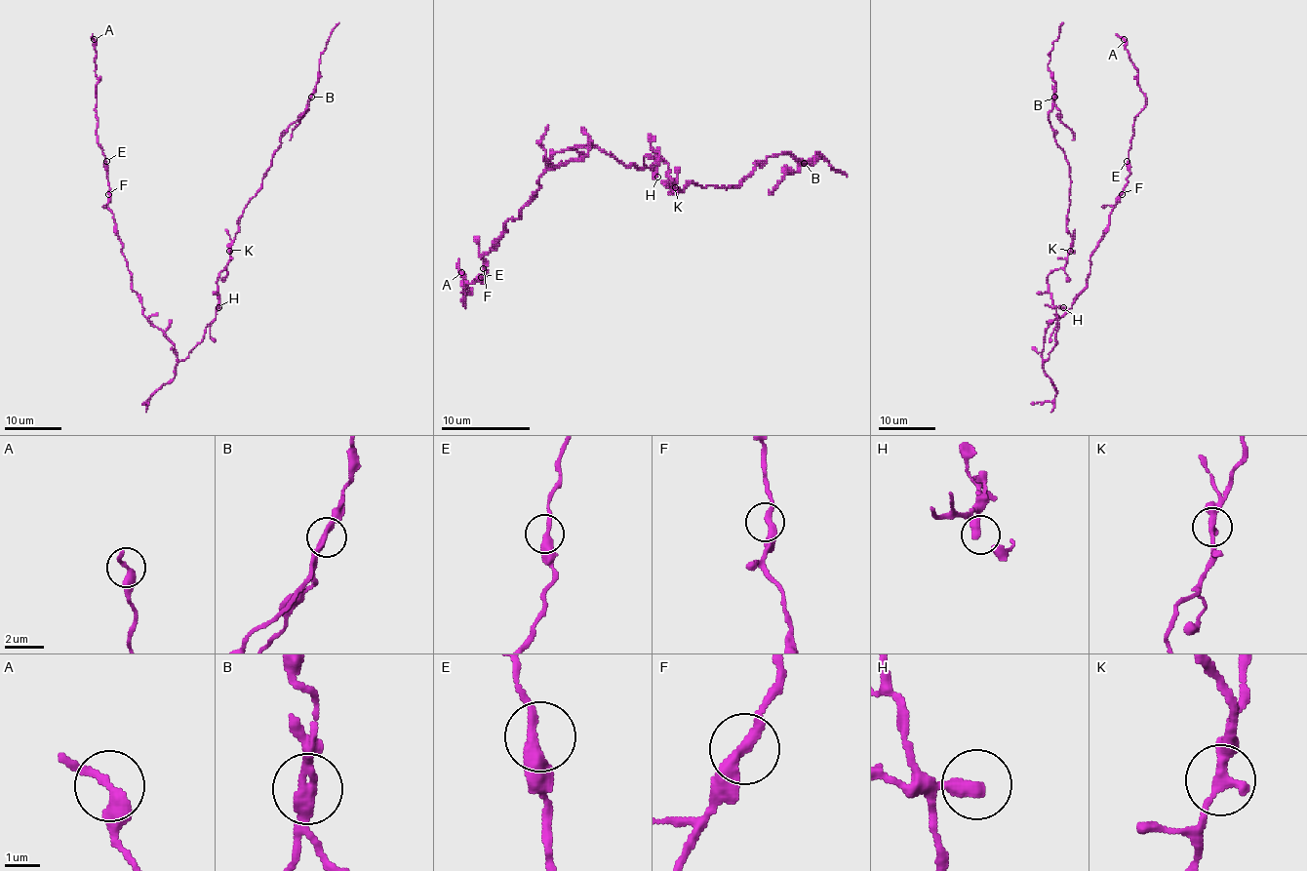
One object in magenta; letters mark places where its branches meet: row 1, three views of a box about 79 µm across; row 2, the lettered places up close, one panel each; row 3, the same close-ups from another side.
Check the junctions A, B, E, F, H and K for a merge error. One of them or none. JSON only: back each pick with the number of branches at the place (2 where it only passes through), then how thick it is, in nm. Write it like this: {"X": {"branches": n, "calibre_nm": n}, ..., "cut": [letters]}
{"B": {"branches": 2, "calibre_nm": 320}, "cut": ["B"]}

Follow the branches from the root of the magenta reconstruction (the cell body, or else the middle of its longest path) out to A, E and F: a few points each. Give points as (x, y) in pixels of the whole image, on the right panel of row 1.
A: (1049, 355), (1042, 358), (1045, 331), (1086, 286), (1090, 256), (1129, 174), (1132, 124), (1145, 95), (1124, 39)
E: (1049, 355), (1042, 358), (1045, 331), (1086, 286), (1090, 256), (1129, 174), (1127, 161)
F: (1049, 355), (1045, 361), (1042, 358), (1045, 331), (1072, 307), (1073, 298), (1086, 286), (1090, 256), (1122, 194)

